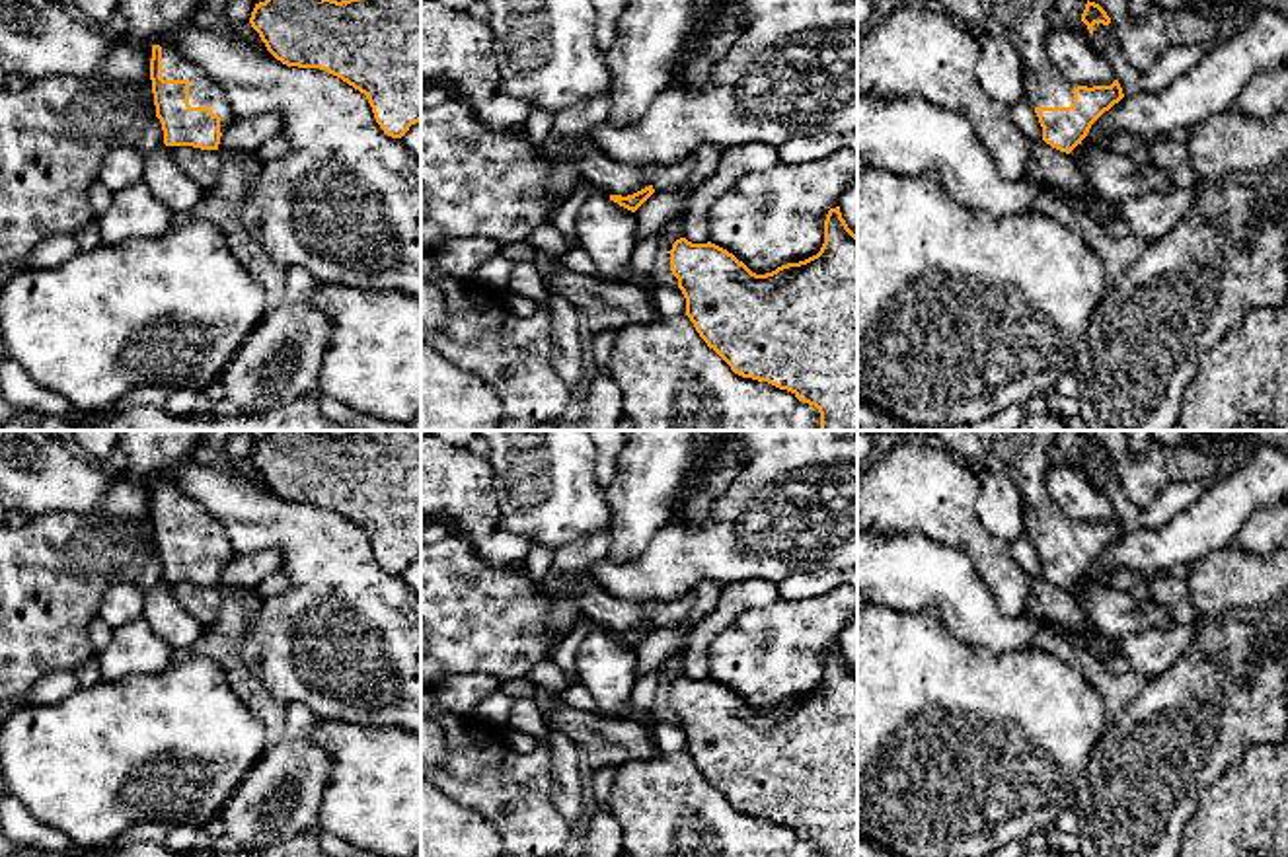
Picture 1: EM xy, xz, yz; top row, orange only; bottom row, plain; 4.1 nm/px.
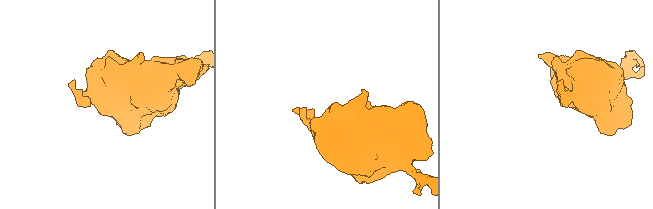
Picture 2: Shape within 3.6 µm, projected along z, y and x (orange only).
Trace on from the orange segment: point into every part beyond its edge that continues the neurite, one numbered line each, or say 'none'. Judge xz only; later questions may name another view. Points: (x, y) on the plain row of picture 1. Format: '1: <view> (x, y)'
none

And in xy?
1: xy (203, 528)

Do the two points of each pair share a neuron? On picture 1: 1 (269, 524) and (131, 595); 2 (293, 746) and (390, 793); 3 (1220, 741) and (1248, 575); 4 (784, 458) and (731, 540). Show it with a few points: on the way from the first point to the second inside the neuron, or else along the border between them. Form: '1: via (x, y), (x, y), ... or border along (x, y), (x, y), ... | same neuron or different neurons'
1: border along (135, 581), (115, 581), (106, 591), (98, 610) | different neurons
2: border along (326, 721), (314, 733), (332, 762), (318, 809) | different neurons
3: via (1220, 700), (1218, 616) | same neuron
4: via (772, 478), (770, 501), (751, 521) | same neuron

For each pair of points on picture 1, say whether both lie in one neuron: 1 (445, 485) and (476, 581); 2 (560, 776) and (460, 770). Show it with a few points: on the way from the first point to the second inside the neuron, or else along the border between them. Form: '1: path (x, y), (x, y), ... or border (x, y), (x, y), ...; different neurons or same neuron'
1: path (468, 509), (478, 519), (478, 558); same neuron
2: border (548, 743), (550, 799), (566, 819); different neurons

